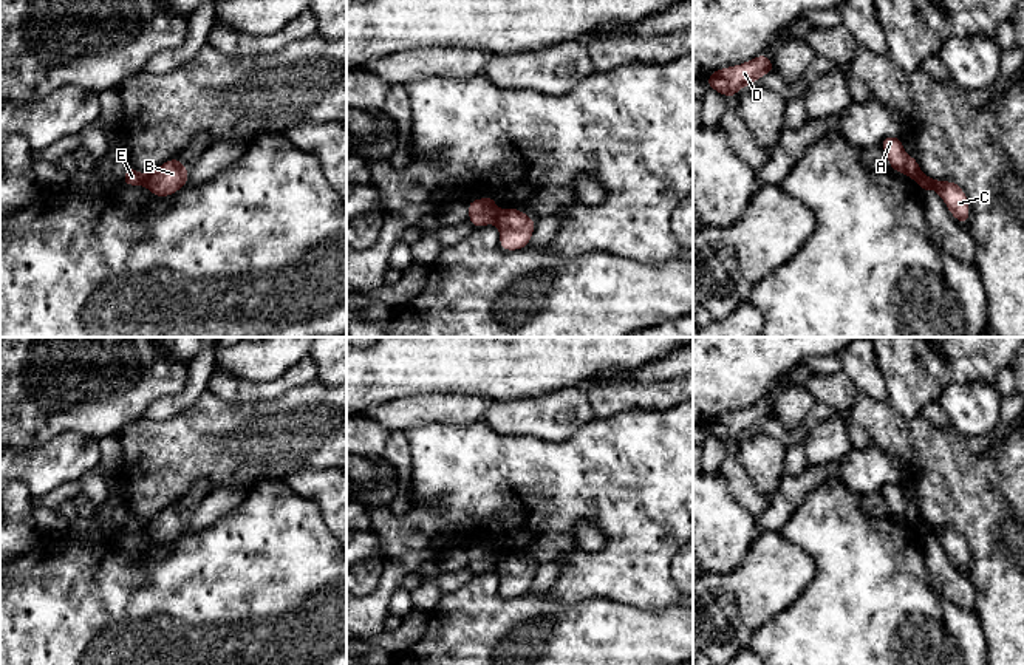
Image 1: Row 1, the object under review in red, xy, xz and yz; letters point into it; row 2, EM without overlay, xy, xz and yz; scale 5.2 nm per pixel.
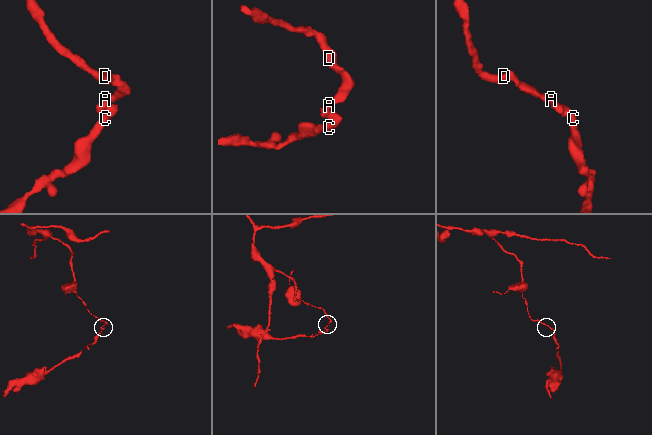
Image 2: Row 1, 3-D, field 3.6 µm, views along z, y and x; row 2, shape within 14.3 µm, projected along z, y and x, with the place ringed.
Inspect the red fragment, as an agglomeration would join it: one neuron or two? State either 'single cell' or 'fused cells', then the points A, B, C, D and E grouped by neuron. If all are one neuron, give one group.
fused cells; groups A D E / B C

